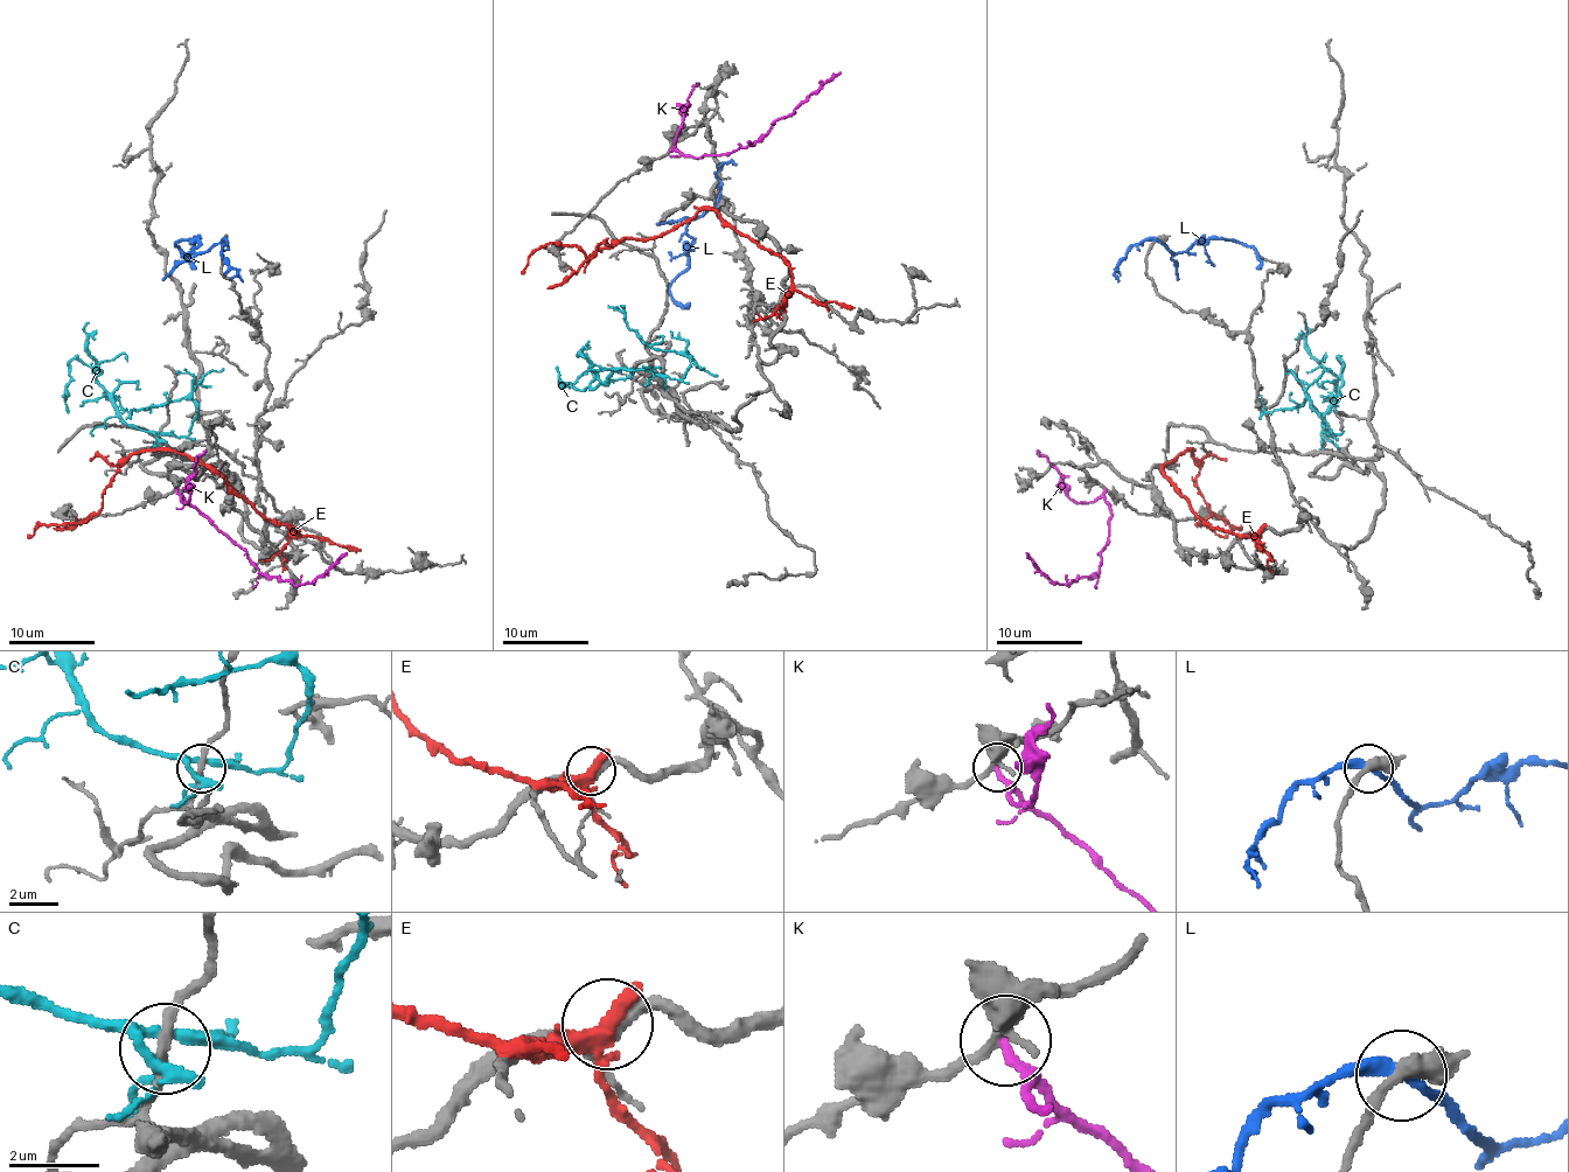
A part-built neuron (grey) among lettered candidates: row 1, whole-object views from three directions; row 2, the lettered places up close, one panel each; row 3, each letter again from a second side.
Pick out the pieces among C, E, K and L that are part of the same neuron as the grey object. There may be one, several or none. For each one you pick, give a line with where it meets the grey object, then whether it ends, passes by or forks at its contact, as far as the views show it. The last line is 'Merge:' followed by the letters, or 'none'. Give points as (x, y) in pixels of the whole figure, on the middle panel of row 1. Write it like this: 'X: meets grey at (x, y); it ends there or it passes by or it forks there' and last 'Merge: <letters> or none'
Merge: none

